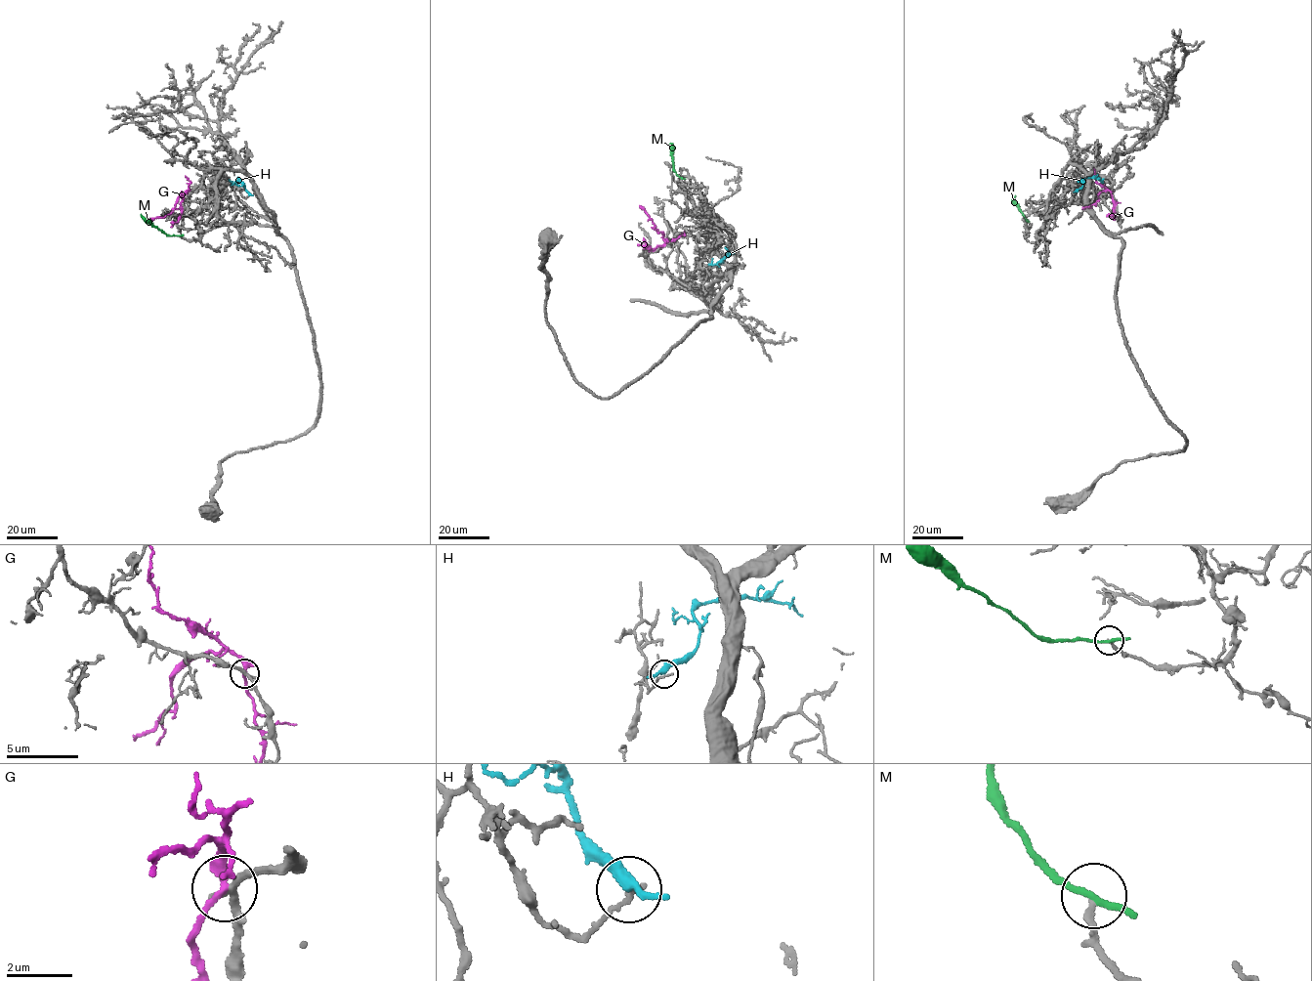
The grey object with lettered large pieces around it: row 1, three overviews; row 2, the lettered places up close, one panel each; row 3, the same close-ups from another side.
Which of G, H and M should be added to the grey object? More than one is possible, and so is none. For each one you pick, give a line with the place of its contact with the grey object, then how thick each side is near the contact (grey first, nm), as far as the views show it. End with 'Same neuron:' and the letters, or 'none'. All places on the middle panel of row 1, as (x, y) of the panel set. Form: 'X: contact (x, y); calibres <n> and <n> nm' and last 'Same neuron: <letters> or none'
Same neuron: none

